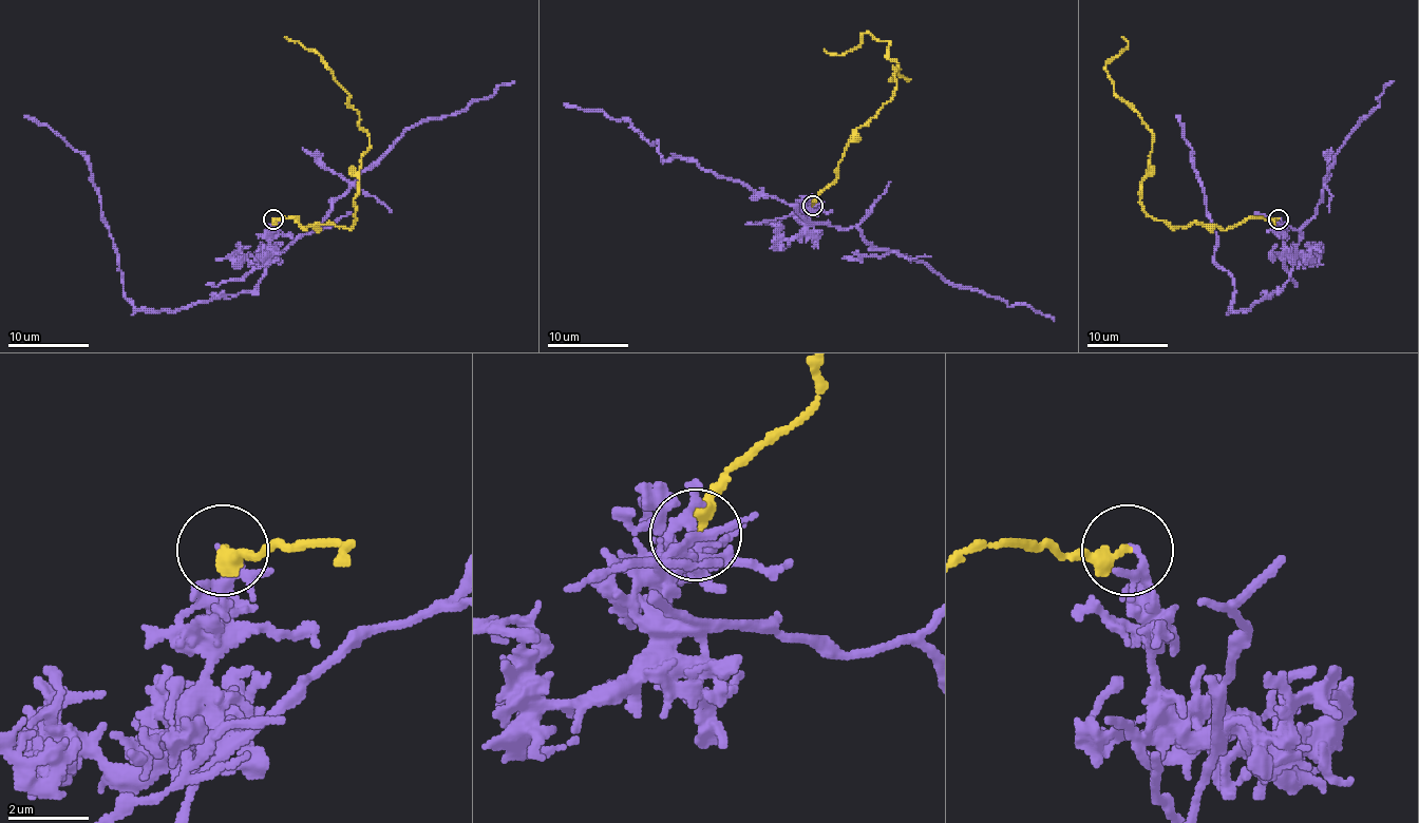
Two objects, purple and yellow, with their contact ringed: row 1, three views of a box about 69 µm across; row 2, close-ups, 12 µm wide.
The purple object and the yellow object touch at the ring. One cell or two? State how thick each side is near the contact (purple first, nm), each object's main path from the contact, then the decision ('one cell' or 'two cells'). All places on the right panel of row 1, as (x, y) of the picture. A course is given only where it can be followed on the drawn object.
calibres 110 and 360 nm; course purple (1279, 218), (1291, 276), (1247, 310), (1230, 309), (1234, 279), (1214, 261), (1216, 234), (1176, 115); course yellow (1279, 218), (1221, 230), (1152, 218), (1139, 198), (1152, 135), (1105, 69), (1128, 44), (1121, 37); two cells

